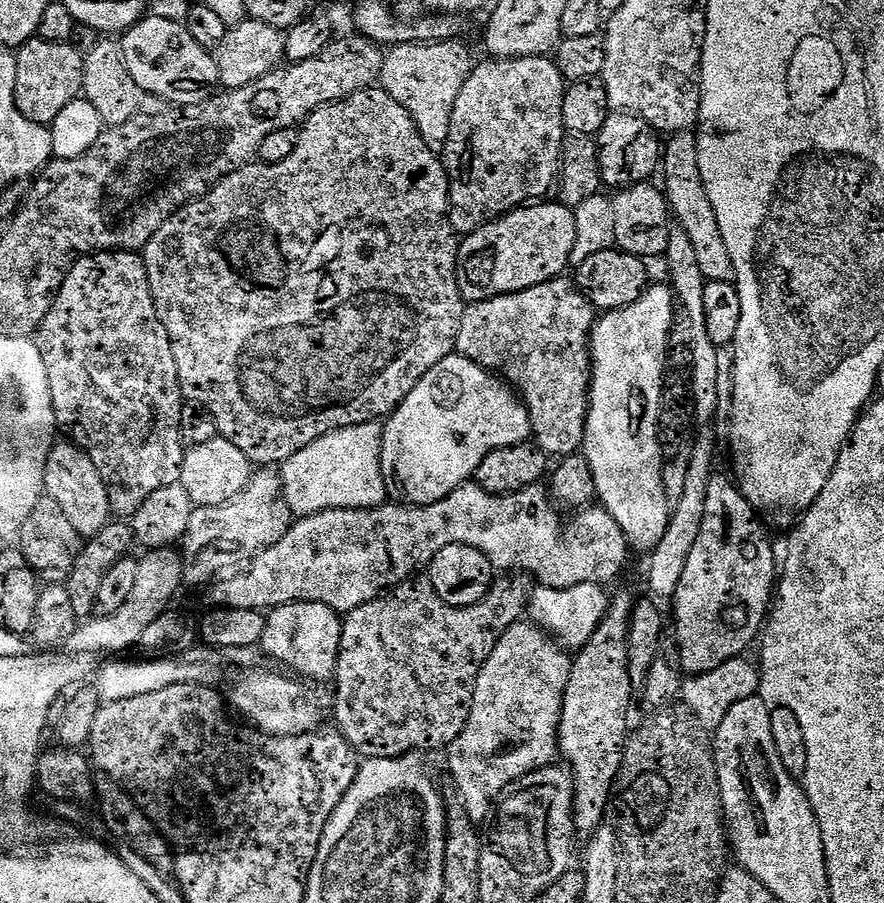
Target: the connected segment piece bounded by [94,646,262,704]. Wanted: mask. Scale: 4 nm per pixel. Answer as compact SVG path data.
M197 646L177 656L158 656L155 658L113 658L107 664L101 664L94 677L94 691L104 704L122 702L126 698L136 698L138 694L154 694L157 690L166 690L170 686L187 684L219 685L219 680L231 668L252 670L262 660L256 648L210 648Z

